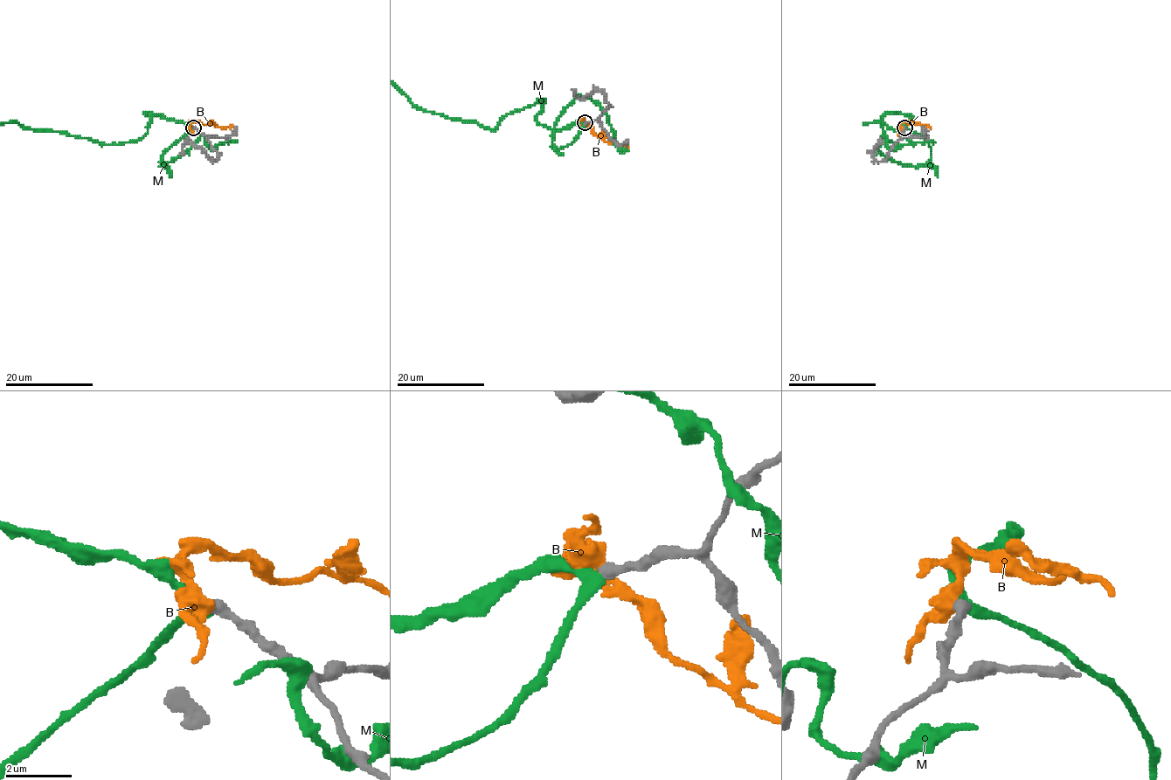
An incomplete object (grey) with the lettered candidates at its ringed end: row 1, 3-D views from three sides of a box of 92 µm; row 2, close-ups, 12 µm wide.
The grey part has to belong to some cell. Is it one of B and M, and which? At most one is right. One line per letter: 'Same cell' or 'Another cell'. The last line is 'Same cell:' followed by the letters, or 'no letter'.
B: Another cell
M: Another cell
Same cell: no letter

